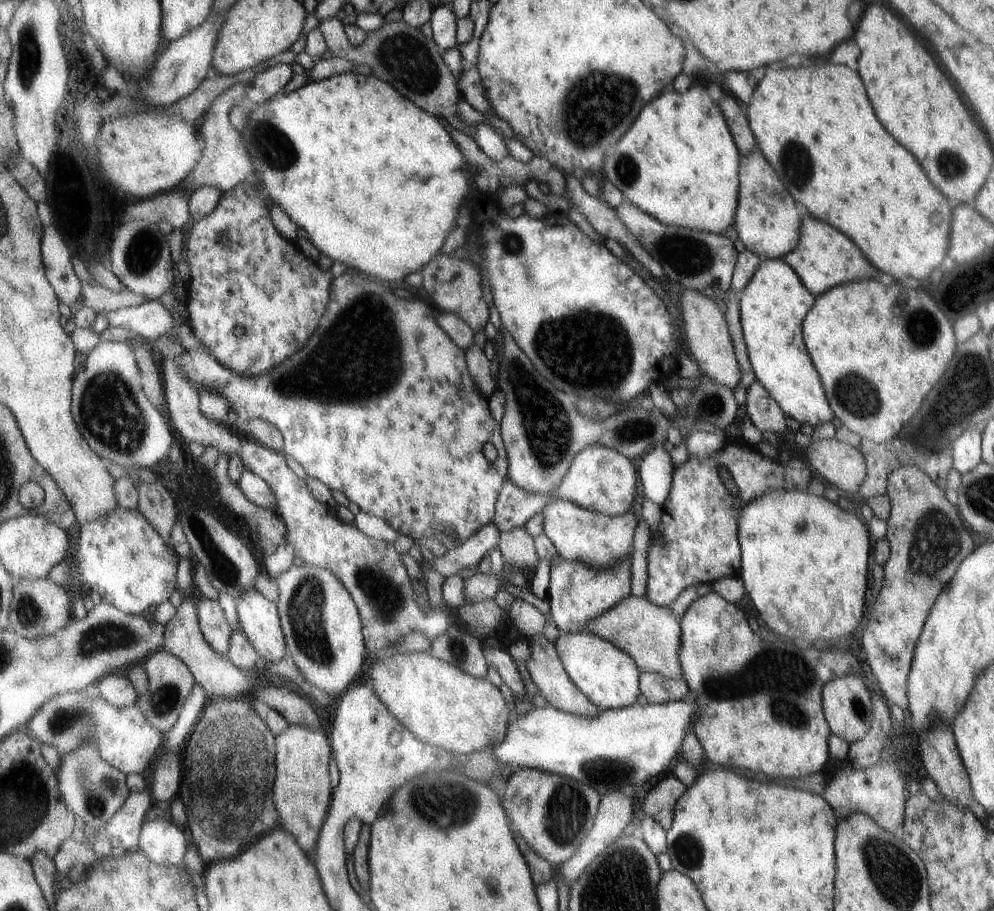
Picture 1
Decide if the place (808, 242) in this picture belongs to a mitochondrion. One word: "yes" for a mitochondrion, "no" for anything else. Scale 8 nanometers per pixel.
no

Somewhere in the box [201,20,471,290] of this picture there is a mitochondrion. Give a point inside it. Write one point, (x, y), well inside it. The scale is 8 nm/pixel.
(399, 55)

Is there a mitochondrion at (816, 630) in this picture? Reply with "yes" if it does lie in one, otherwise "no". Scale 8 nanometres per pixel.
no

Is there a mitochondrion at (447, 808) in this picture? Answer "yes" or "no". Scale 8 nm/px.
yes

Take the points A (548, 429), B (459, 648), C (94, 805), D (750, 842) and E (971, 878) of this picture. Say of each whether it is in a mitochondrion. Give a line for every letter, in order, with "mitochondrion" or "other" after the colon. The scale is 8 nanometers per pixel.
A: mitochondrion
B: mitochondrion
C: mitochondrion
D: other
E: other

